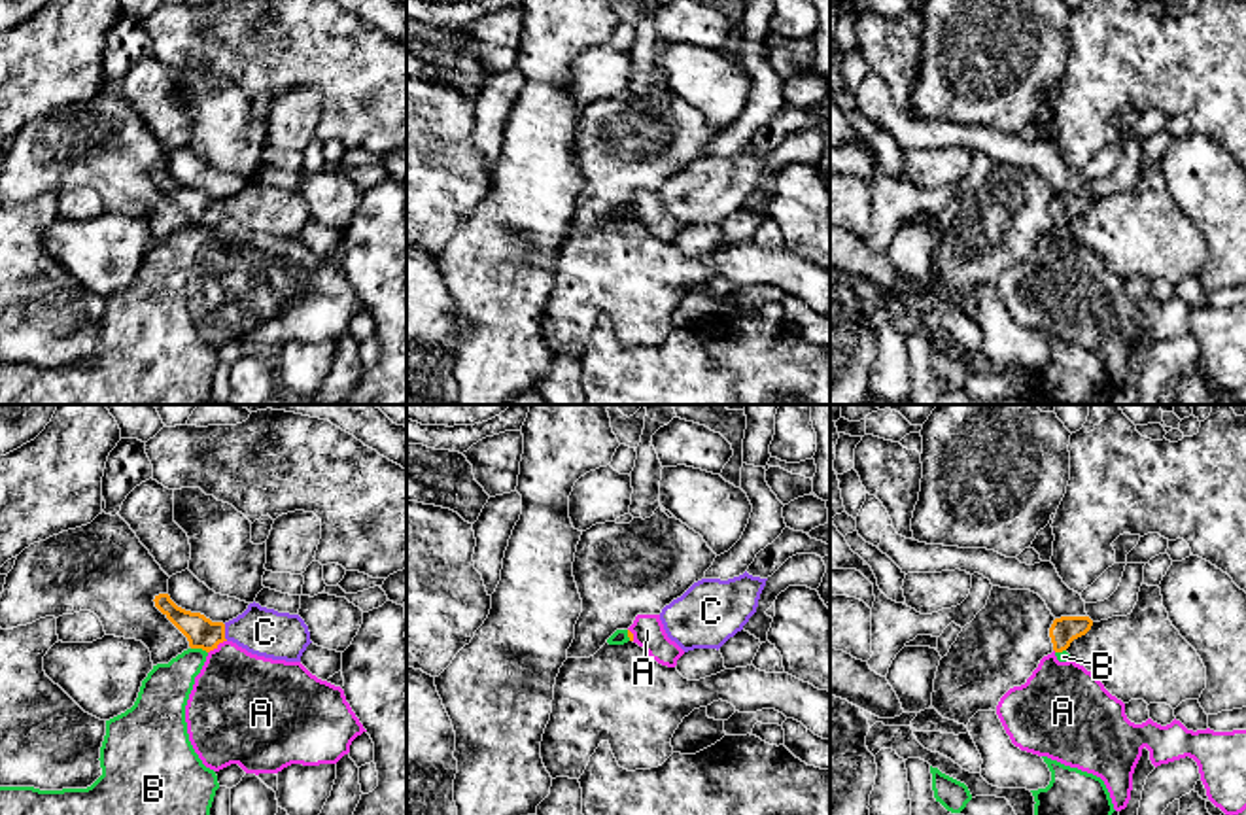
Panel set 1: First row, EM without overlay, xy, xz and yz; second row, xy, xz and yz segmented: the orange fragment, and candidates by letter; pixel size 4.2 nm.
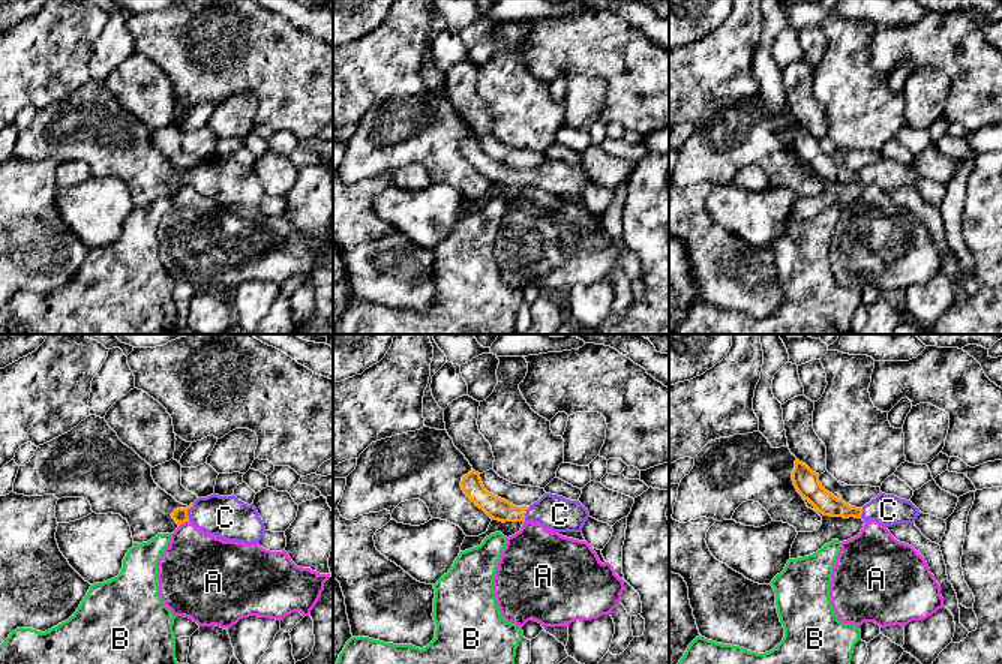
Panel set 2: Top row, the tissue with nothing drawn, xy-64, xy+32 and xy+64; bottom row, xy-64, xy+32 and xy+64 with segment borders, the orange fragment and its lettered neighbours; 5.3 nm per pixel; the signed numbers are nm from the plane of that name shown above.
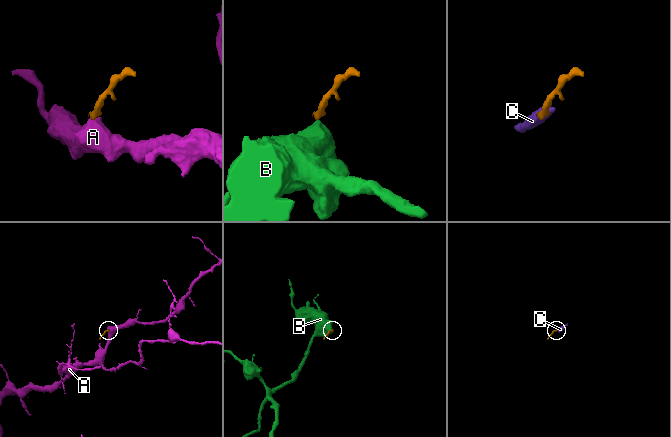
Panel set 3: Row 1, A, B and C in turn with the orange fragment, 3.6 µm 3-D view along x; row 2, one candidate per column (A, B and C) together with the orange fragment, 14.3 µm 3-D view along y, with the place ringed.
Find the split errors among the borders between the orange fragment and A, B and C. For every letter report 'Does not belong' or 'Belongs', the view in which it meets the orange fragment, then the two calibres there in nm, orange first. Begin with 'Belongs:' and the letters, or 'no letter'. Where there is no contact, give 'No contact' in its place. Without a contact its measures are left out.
Belongs: C
A: Does not belong. Touches orange in xy. Thickness 140 nm (orange) against 400 nm
B: Does not belong. Touches orange in xy. Thickness 140 nm (orange) against 200 nm
C: Belongs. Touches orange in xy. Thickness 140 nm (orange) against 200 nm

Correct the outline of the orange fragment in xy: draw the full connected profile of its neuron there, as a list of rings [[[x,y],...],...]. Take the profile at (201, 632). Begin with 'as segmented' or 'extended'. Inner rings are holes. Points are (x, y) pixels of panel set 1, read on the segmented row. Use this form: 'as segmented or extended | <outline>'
extended | [[[168,594],[155,596],[155,607],[187,637],[191,649],[206,652],[223,641],[233,641],[251,654],[301,662],[312,643],[310,632],[299,615],[250,603],[248,609],[229,622],[212,622],[200,613],[178,607]]]

